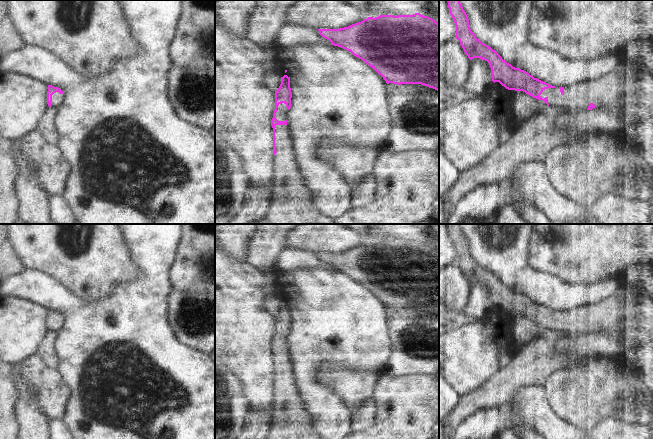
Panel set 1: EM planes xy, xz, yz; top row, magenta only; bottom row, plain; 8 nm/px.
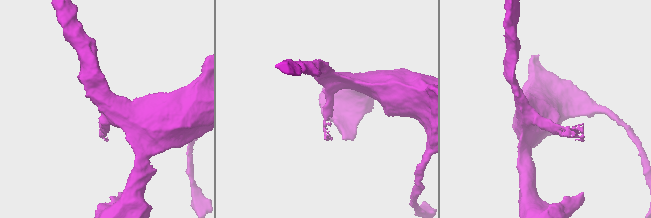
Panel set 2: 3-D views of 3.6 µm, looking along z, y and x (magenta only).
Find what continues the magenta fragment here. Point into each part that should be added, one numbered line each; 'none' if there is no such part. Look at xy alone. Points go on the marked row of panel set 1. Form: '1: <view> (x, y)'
1: xy (58, 99)

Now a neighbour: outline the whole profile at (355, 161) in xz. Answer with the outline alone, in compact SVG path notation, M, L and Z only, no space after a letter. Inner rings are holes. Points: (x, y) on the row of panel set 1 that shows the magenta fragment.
M325 139L320 156L345 176L347 184L354 187L373 173L384 150L338 139Z

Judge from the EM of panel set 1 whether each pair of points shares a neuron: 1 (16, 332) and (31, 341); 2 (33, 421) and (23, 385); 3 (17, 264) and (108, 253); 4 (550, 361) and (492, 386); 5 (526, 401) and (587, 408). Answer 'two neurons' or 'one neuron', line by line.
1: one neuron
2: one neuron
3: two neurons
4: one neuron
5: two neurons

